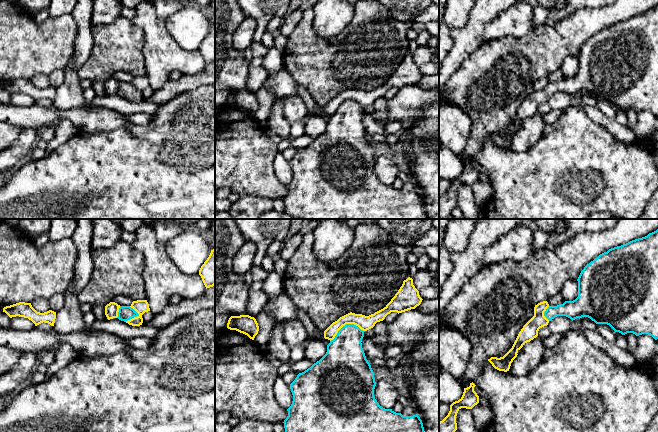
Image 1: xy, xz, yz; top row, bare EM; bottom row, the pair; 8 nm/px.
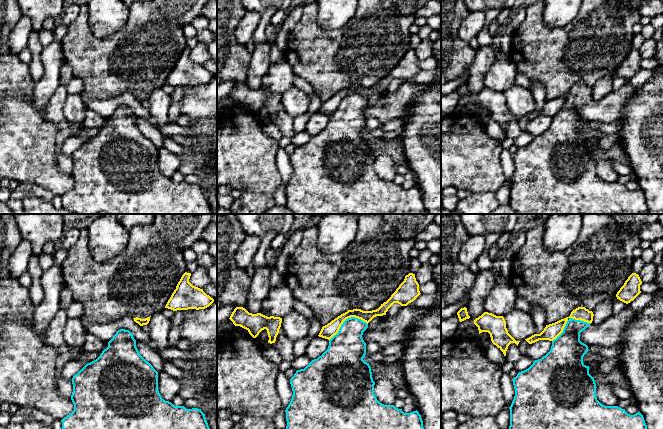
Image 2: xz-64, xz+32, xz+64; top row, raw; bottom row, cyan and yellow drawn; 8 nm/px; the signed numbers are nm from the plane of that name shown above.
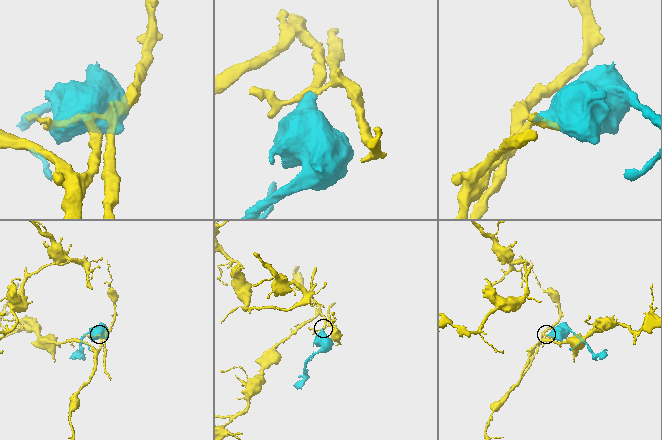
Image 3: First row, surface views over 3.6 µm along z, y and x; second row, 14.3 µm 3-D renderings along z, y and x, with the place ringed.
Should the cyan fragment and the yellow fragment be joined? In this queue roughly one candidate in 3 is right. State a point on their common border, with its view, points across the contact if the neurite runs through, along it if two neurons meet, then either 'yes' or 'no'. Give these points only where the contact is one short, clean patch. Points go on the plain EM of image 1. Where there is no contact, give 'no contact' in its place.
xz (346, 100) | across xz (345, 131), (346, 100), (365, 99) | yes

